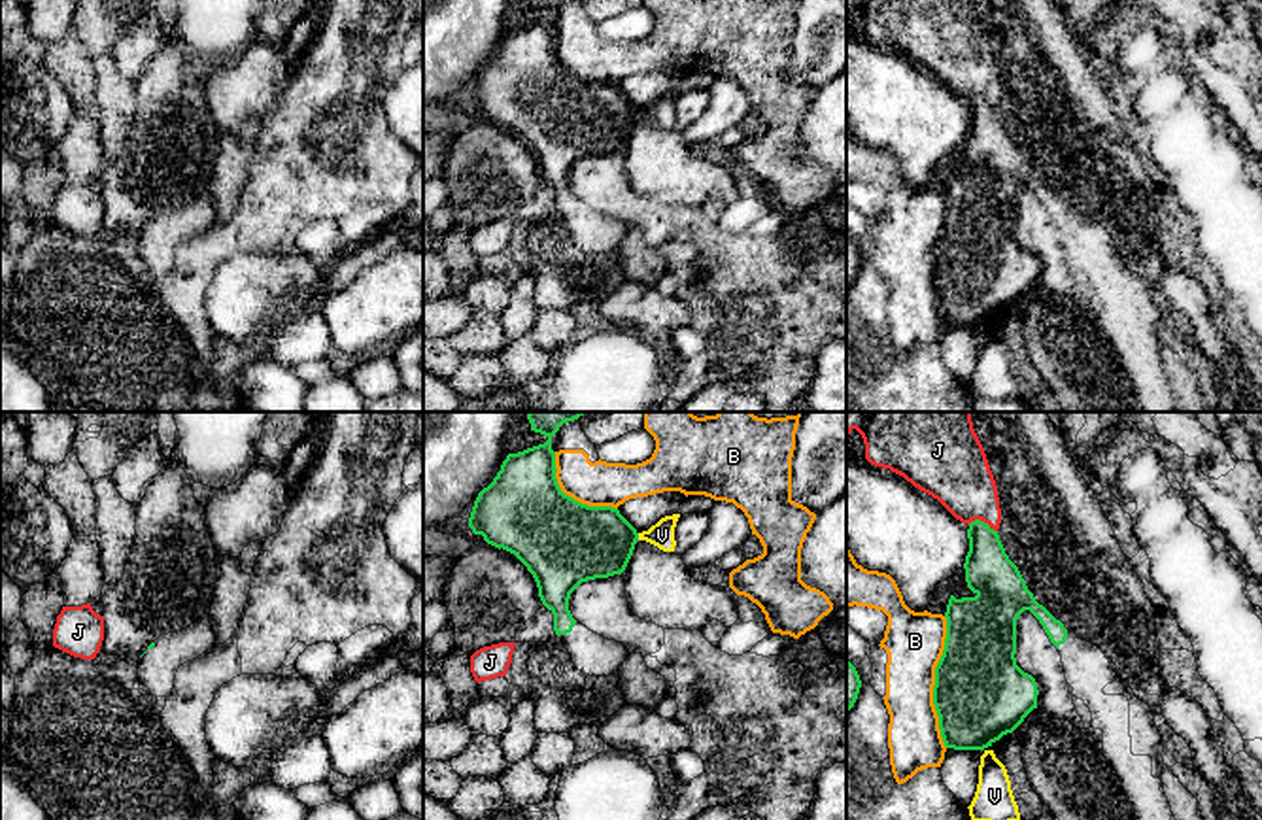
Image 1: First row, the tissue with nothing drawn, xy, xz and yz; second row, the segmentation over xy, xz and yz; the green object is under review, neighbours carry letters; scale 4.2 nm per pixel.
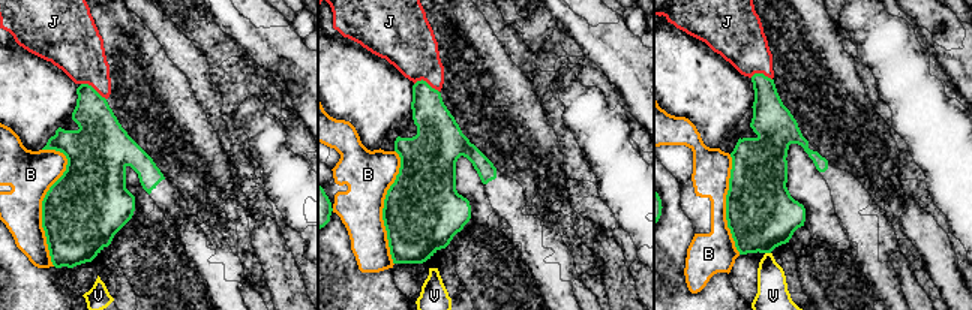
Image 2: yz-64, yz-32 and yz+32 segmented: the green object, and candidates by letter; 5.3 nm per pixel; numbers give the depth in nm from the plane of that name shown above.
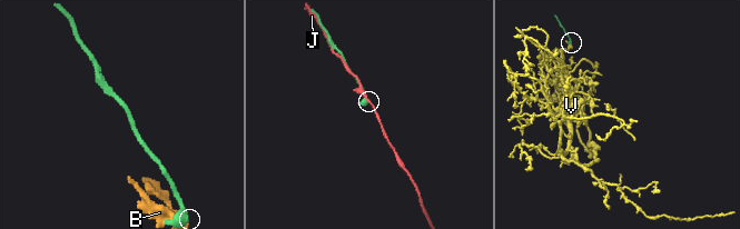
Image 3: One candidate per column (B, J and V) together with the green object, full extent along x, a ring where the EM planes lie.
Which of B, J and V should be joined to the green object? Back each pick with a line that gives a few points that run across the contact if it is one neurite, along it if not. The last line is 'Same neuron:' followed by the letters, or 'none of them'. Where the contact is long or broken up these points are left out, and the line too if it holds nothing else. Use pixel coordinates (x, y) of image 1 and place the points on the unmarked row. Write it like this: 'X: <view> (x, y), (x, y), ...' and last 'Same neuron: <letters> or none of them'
Same neuron: none of them

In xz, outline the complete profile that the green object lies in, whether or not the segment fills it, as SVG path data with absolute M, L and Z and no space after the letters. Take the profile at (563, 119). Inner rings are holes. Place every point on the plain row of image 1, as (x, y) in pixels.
M531 0L531 8L548 17L506 32L493 59L478 70L469 104L527 144L578 248L618 251L629 227L576 198L569 176L582 159L622 151L639 110L618 85L588 83L561 68L552 26L561 2Z

